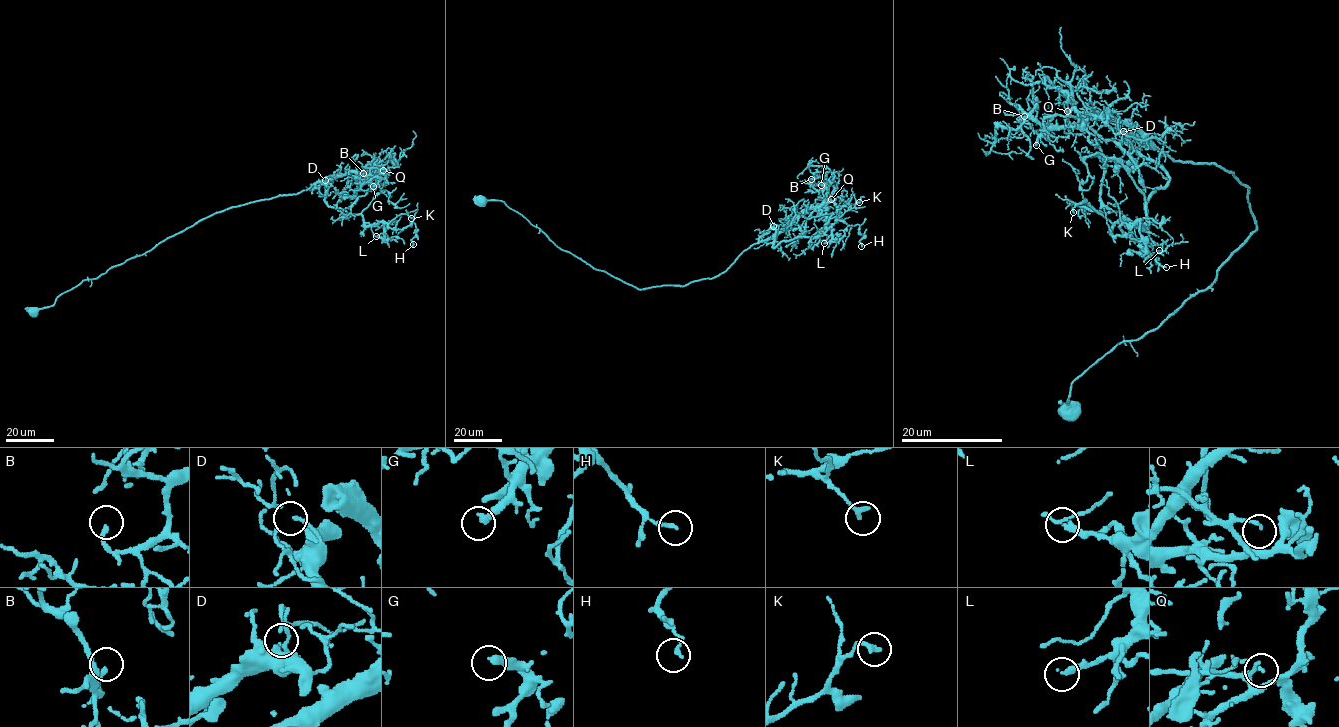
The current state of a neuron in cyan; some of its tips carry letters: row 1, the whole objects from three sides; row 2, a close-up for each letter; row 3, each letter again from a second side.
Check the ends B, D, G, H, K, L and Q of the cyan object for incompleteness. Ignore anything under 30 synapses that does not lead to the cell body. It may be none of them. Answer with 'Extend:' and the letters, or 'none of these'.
Extend: G

